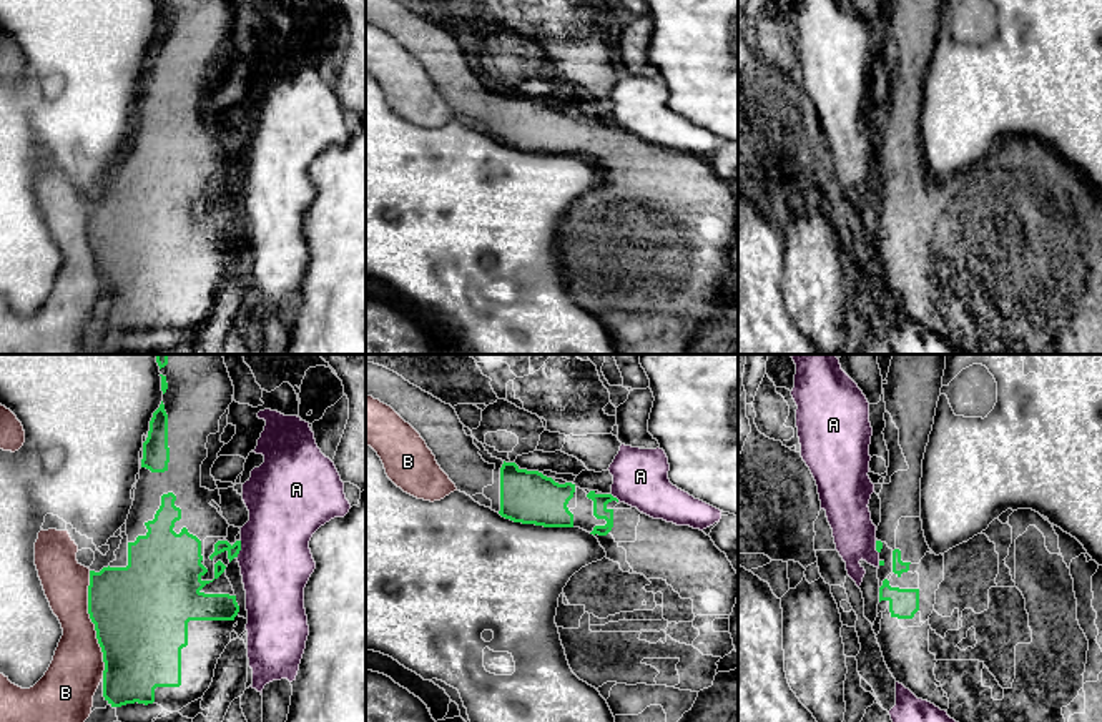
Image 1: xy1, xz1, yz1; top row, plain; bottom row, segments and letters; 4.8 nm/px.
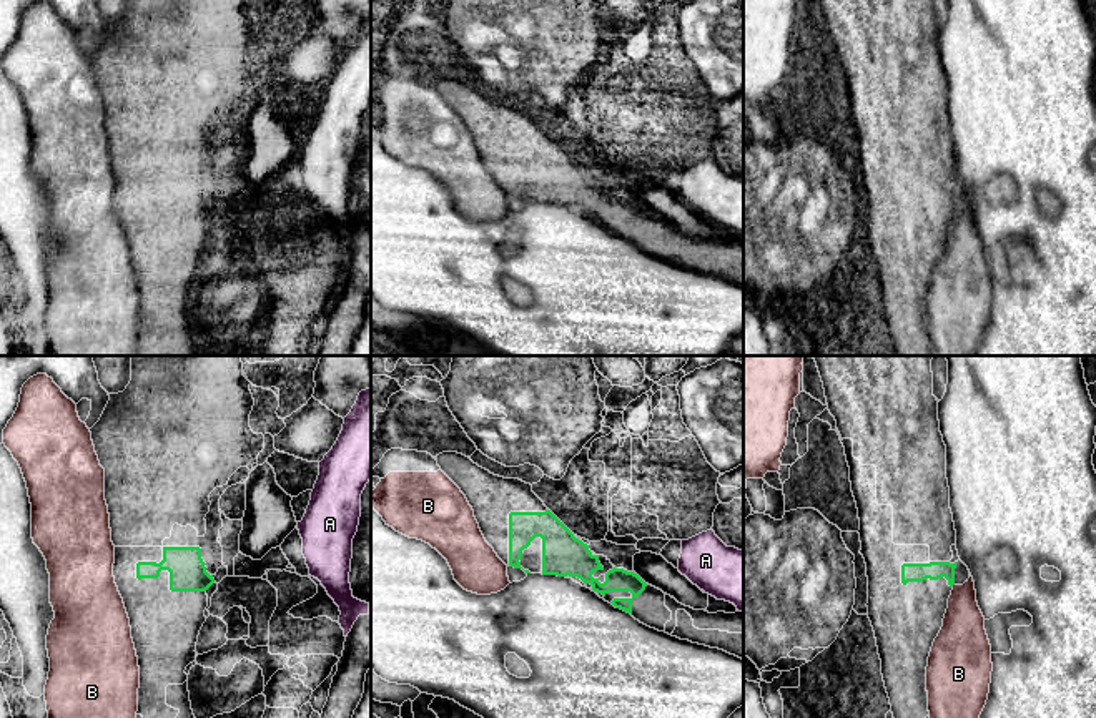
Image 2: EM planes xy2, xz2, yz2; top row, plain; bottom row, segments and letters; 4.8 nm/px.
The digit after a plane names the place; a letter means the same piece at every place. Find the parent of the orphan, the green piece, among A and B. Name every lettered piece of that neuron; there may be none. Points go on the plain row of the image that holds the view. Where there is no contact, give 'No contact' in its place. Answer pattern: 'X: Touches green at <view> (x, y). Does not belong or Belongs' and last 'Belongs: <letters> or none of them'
A: Touches green at xy1 (240, 177). Does not belong
B: Touches green at xy1 (93, 250). Does not belong
Belongs: none of them

